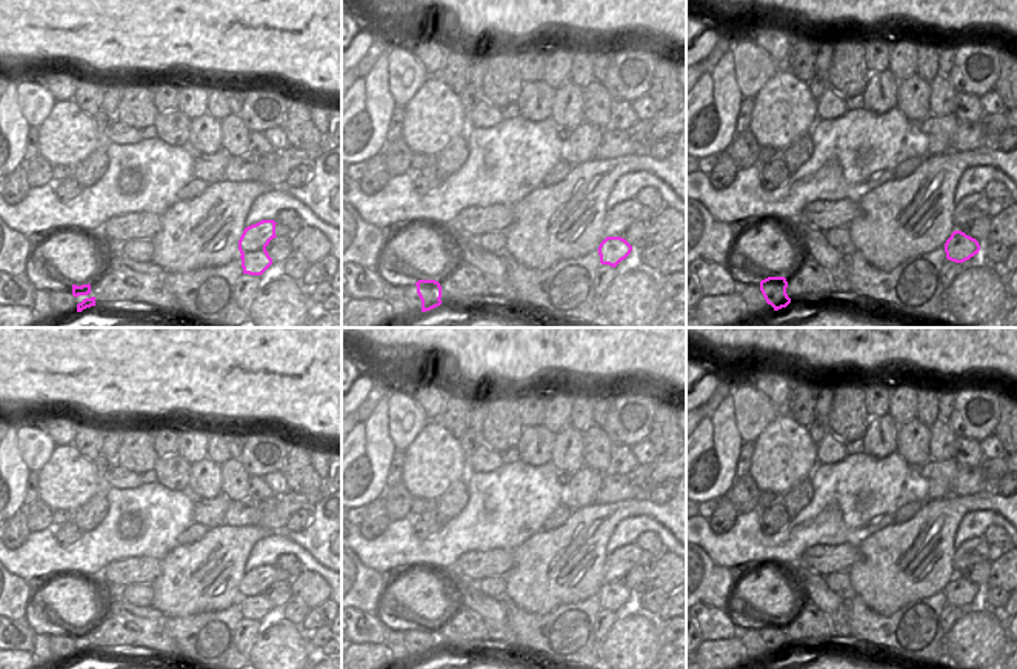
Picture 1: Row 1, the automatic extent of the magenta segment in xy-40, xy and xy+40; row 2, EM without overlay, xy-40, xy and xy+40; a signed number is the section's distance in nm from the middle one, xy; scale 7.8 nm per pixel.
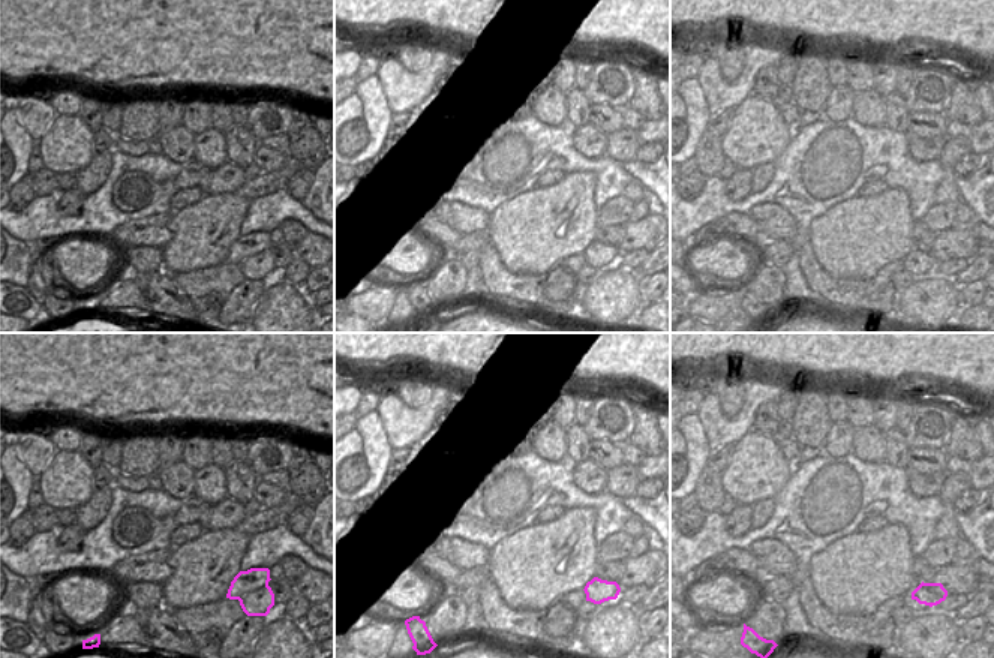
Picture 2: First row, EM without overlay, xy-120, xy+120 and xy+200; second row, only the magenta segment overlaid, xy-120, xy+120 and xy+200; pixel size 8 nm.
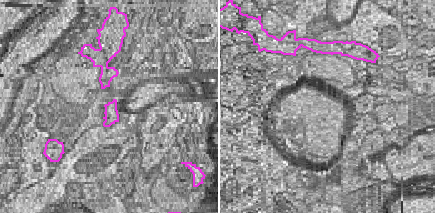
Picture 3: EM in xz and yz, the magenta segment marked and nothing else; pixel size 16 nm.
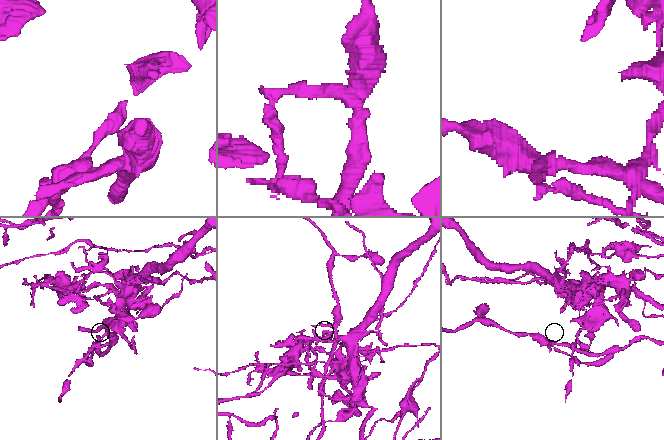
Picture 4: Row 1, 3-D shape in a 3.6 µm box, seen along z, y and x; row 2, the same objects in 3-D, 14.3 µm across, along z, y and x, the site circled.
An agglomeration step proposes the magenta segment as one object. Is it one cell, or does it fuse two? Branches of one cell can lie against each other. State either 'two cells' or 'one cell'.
two cells

